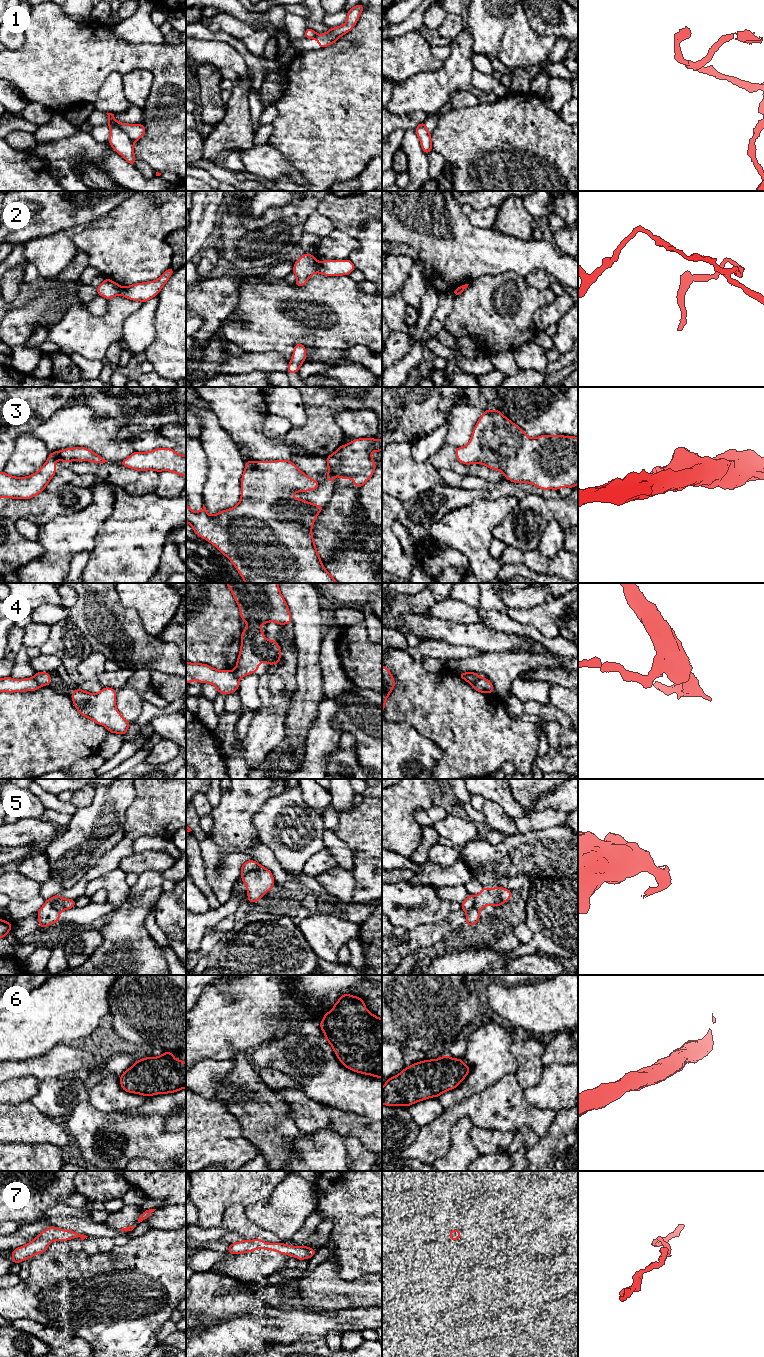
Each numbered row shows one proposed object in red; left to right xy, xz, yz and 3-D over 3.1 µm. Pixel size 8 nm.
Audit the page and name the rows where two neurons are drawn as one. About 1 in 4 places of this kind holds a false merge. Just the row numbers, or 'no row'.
1, 2, 4, 5

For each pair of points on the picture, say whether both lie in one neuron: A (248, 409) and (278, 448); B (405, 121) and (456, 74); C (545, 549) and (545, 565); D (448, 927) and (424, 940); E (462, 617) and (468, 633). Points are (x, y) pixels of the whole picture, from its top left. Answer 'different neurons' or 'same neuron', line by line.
A: same neuron
B: different neurons
C: different neurons
D: same neuron
E: different neurons

